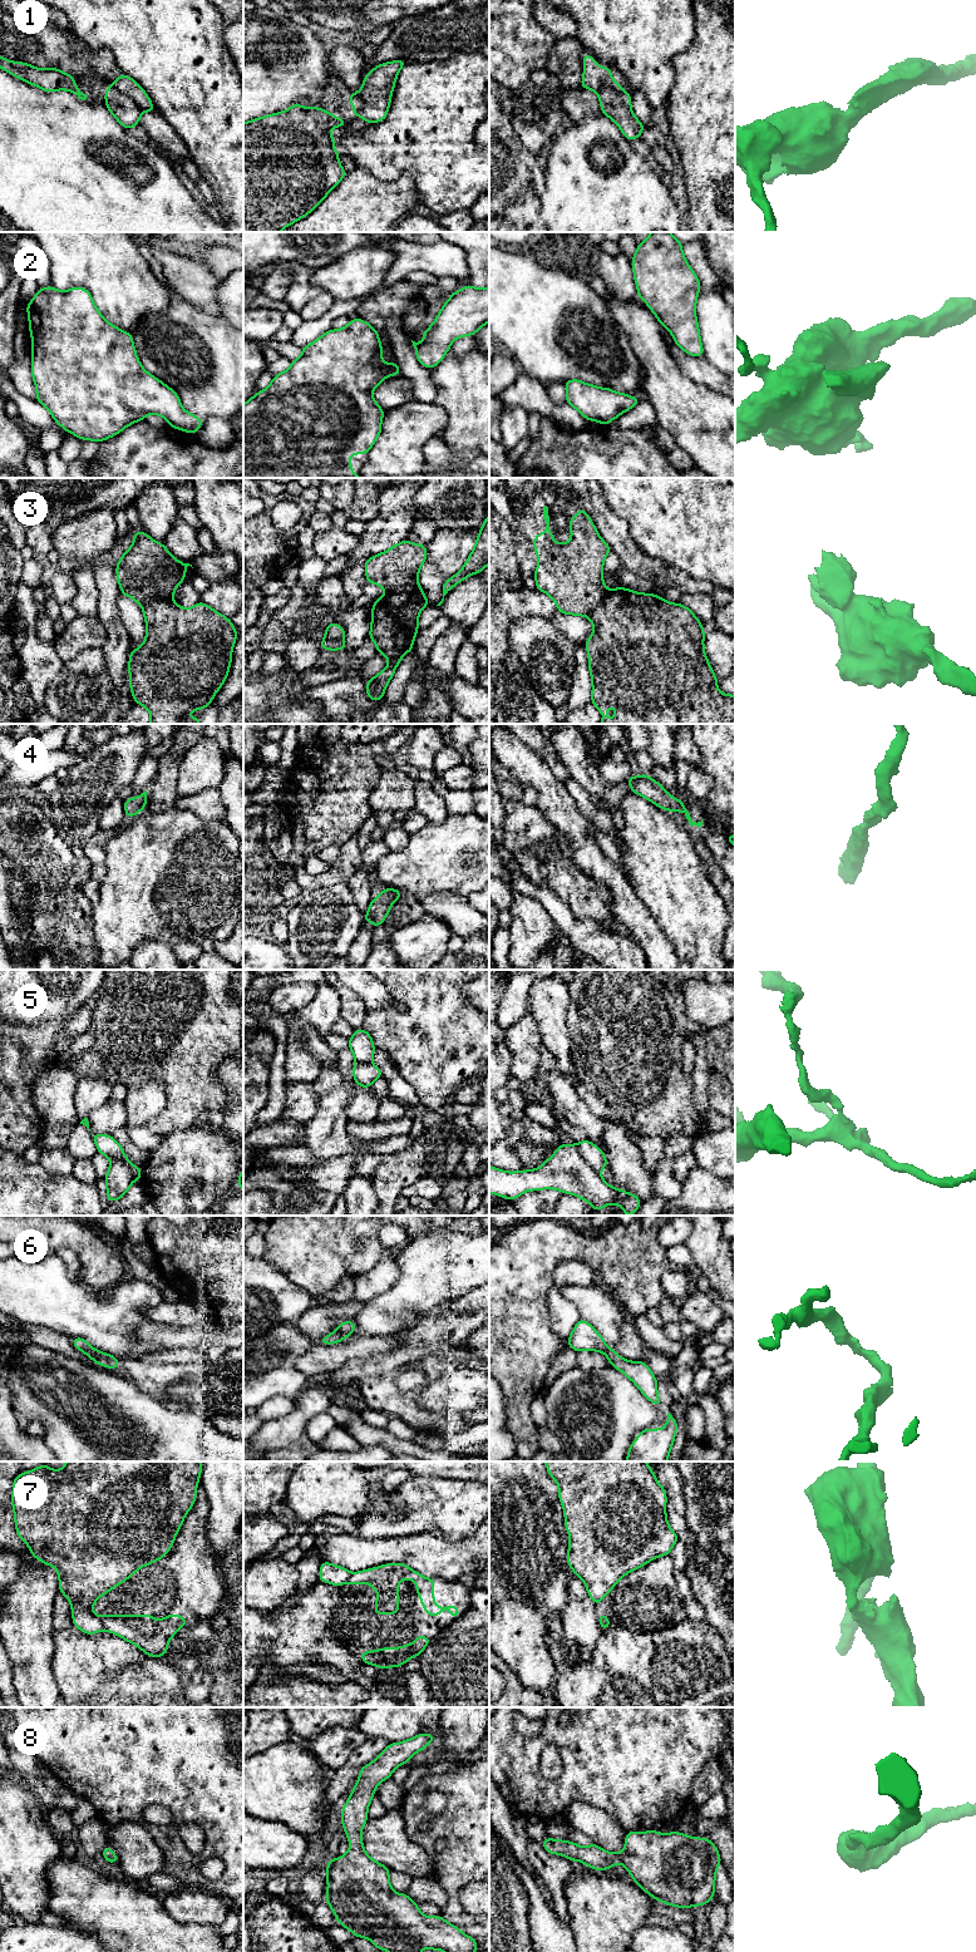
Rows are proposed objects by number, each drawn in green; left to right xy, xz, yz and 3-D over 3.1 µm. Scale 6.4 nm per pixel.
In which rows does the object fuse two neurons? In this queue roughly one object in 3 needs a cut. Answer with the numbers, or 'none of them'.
1, 3, 5, 7

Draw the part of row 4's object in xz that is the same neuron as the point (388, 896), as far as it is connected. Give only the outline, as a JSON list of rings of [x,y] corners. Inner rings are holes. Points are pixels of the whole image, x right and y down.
[[[384,888],[383,892],[370,902],[364,923],[371,922],[374,928],[384,923],[390,907],[401,896],[403,894],[399,889]]]

